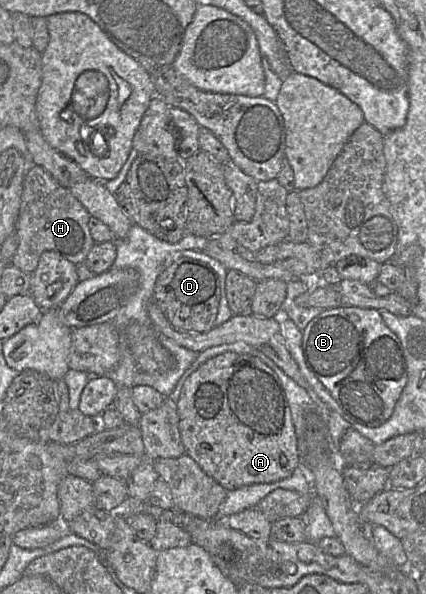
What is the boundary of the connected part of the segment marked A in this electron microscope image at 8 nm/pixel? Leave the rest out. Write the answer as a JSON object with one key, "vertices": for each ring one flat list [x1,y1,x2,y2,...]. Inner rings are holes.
{"vertices":[[229,351,210,358,186,379,176,404,185,454,227,491,283,480,301,463,282,384,255,356]]}

